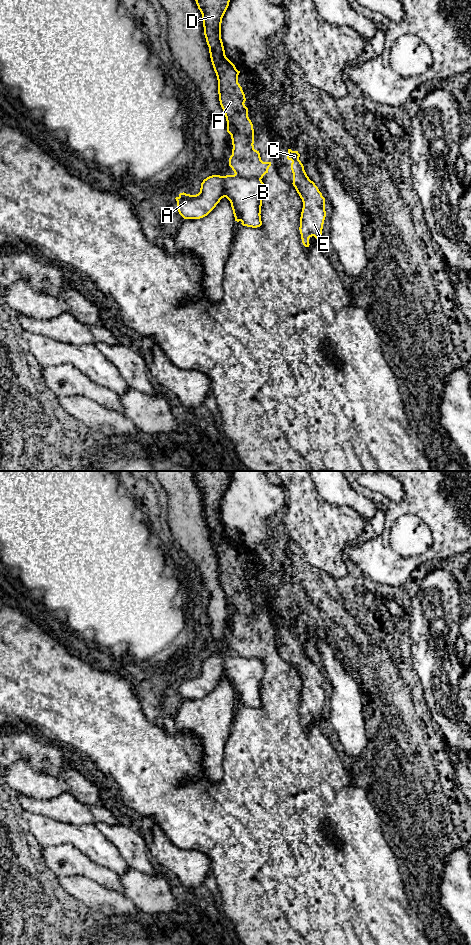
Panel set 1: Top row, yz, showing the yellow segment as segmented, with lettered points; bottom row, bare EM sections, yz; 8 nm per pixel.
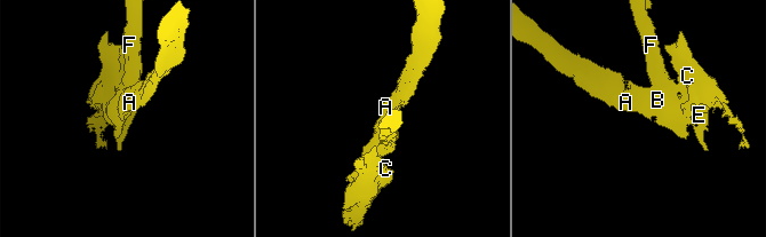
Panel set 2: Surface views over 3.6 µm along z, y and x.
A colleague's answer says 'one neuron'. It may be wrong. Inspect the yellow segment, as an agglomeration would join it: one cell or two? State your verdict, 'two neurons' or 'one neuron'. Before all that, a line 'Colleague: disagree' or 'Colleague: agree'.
Colleague: disagree
two neurons

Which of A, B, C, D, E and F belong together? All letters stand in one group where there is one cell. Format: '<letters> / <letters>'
A B C E / D F

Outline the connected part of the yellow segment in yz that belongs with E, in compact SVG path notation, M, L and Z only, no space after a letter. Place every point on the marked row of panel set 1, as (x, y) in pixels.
M288 149L287 159L292 161L292 184L303 202L299 230L303 245L309 247L310 237L314 236L316 239L320 239L322 235L326 217L325 198L315 183L307 176L299 157L298 151Z

